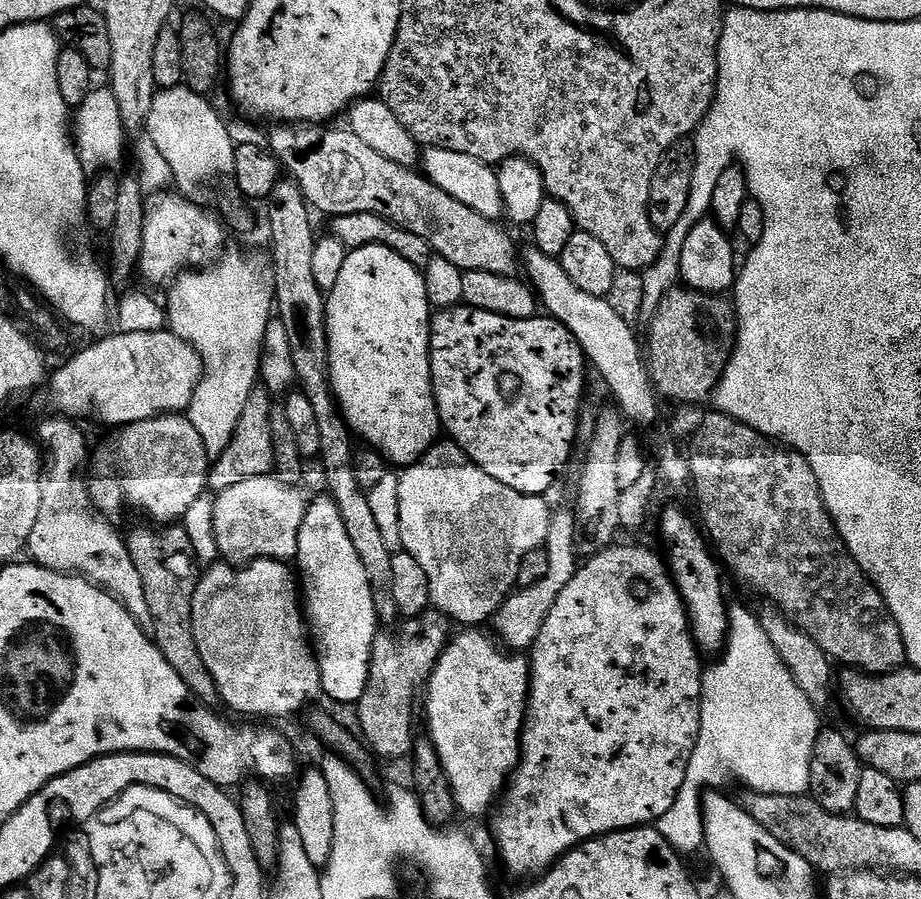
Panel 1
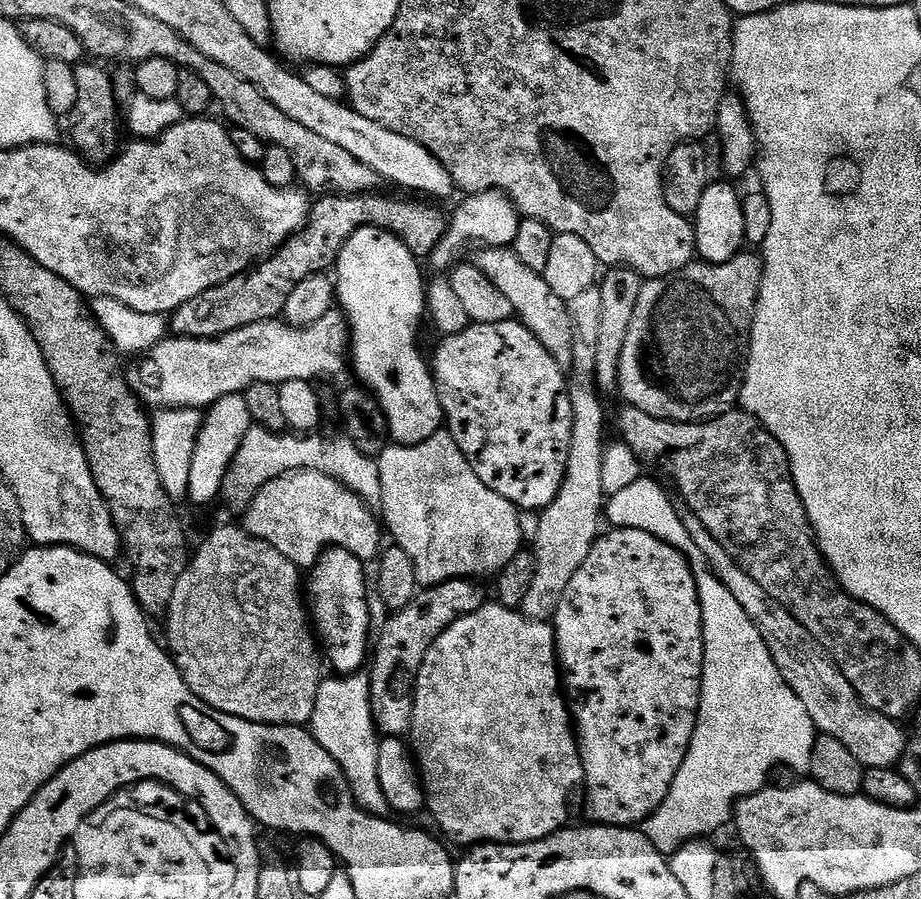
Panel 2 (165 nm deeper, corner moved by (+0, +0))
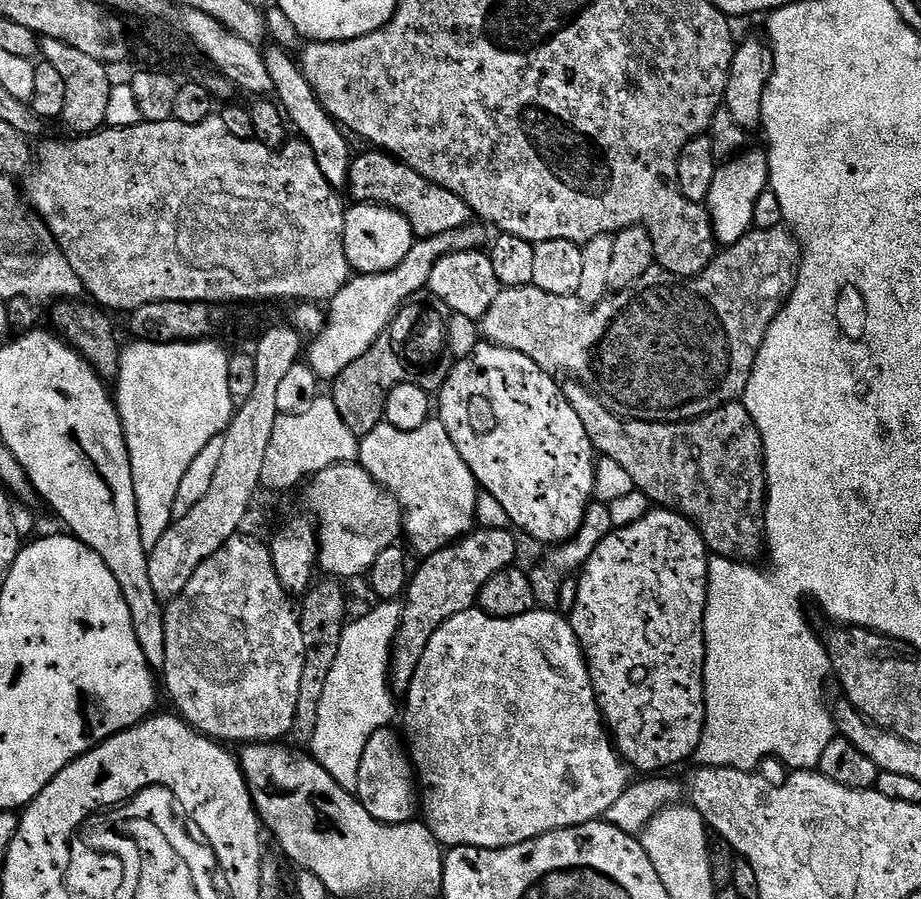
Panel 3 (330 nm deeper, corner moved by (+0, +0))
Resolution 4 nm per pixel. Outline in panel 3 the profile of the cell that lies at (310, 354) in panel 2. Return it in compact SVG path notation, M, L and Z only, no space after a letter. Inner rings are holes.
M469 222L465 228L450 230L450 234L438 234L429 240L417 239L412 245L410 254L394 270L386 270L378 274L366 274L365 276L356 274L349 279L345 288L338 290L338 294L330 301L326 308L326 319L324 329L314 337L312 344L306 348L306 363L314 370L314 374L322 382L331 382L335 380L350 362L356 362L366 354L366 350L375 348L376 340L383 332L388 331L388 324L396 317L396 311L417 294L423 293L428 286L430 270L439 262L448 252L474 252L485 247L484 232L485 229L479 223Z

